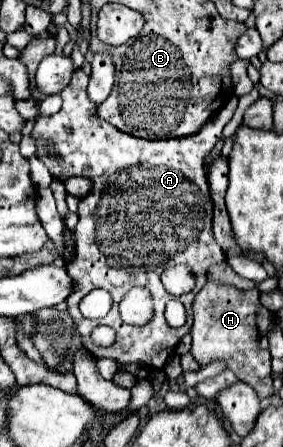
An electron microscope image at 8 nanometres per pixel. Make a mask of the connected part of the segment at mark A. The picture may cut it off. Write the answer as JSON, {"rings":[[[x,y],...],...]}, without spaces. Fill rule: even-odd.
{"rings":[[[75,72],[71,84],[59,92],[63,100],[61,110],[53,116],[37,118],[31,134],[37,144],[43,138],[49,138],[55,144],[61,164],[49,160],[43,150],[37,152],[53,178],[63,180],[69,176],[87,176],[95,182],[93,190],[79,202],[77,210],[79,224],[73,230],[75,256],[67,264],[67,272],[73,280],[73,290],[67,296],[67,312],[73,318],[83,346],[95,358],[109,358],[119,364],[135,362],[159,370],[175,350],[181,336],[191,330],[191,302],[205,284],[207,268],[223,260],[223,252],[213,240],[211,230],[213,202],[209,186],[205,184],[205,158],[221,138],[225,124],[235,114],[237,98],[233,96],[197,134],[167,140],[143,140],[117,130],[97,116],[97,106],[85,92],[87,80],[89,76],[85,72]],[[129,234],[135,234],[135,238],[129,240]],[[167,264],[183,264],[195,272],[195,288],[181,296],[181,302],[187,308],[187,322],[181,328],[167,326],[163,316],[165,304],[175,298],[159,280]],[[135,286],[145,286],[151,292],[155,304],[153,318],[141,328],[119,326],[119,302]],[[93,288],[105,288],[113,298],[111,312],[101,320],[89,320],[79,312],[81,298]],[[97,324],[115,328],[117,340],[113,346],[99,348],[91,342],[91,330]]]}

